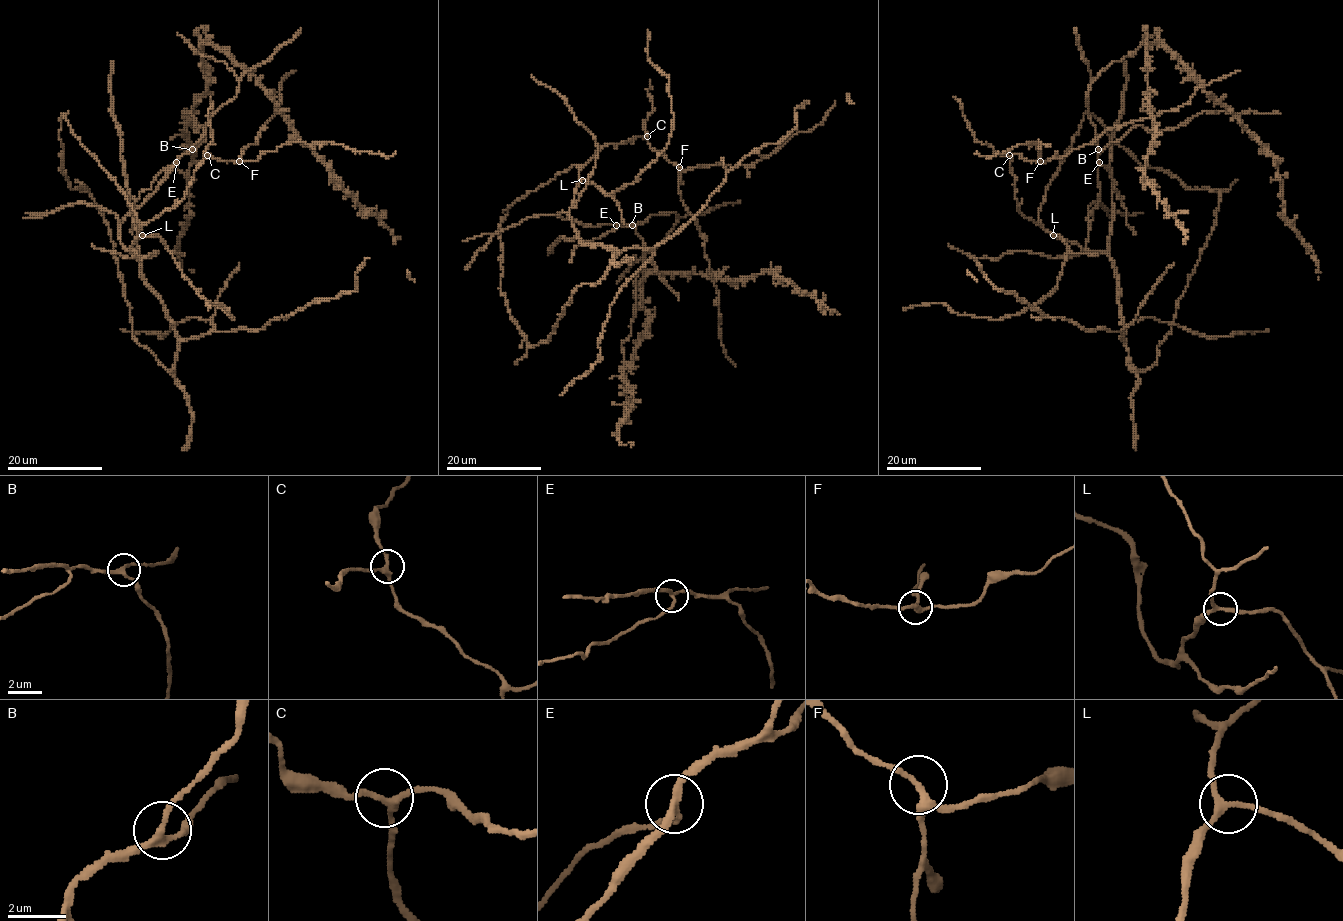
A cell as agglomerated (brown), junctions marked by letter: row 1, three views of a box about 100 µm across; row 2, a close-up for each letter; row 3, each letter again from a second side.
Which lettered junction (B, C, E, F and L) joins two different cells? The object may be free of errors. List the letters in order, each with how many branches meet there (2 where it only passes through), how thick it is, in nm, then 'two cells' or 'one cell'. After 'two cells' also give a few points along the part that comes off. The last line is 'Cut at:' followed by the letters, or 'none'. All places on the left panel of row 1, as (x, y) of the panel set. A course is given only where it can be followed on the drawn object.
B: 3 branches meet; 200 nm thick; one cell
C: 3 branches meet; 220 nm thick; one cell
E: 3 branches meet; 220 nm thick; two cells; foreign part runs (177, 163), (167, 166), (149, 189), (140, 192), (134, 209), (132, 234)
F: 3 branches meet; 220 nm thick; one cell
L: 3 branches meet; 200 nm thick; one cell
Cut at: E

